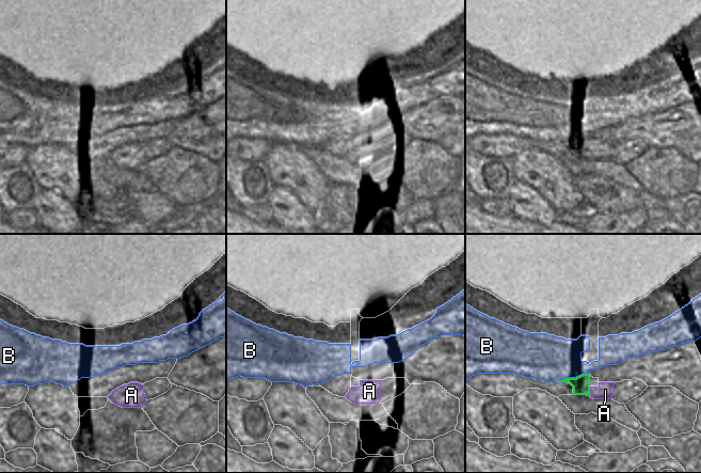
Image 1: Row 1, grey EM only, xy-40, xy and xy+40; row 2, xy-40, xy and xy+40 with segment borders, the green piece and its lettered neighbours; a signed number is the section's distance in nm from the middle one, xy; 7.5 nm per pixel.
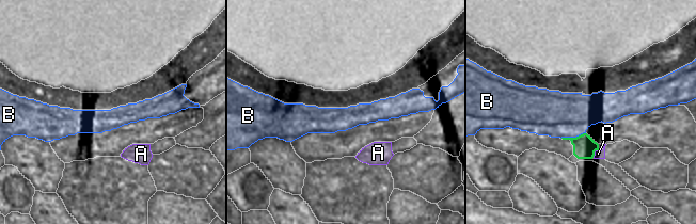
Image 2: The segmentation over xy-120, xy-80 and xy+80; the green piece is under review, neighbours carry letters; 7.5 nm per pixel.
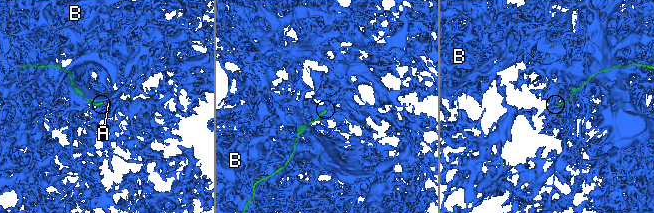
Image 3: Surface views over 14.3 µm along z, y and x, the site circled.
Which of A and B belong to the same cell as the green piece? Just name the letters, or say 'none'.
A

